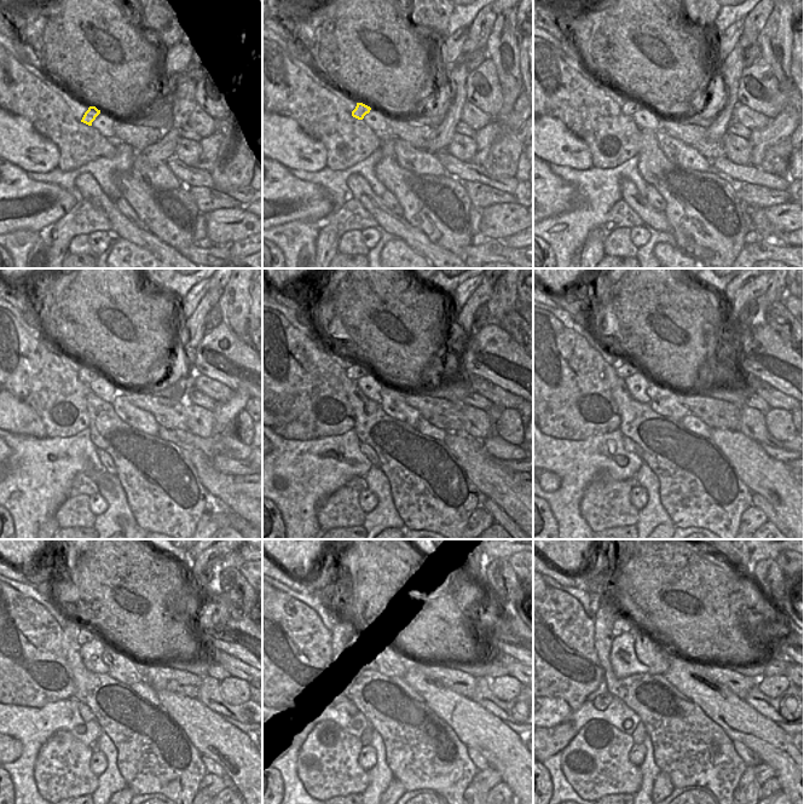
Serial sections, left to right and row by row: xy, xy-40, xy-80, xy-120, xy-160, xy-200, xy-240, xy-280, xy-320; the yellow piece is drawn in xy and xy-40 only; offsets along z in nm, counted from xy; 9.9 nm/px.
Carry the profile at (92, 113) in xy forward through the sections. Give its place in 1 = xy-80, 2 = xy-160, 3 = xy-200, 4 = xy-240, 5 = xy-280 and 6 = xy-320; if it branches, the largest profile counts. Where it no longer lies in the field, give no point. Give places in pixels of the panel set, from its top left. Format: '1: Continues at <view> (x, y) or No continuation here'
1: Continues at xy-80 (631, 105)
2: Continues at xy-160 (354, 371)
3: Continues at xy-200 (624, 369)
4: Continues at xy-240 (85, 635)
5: Continues at xy-280 (354, 631)
6: Continues at xy-320 (620, 625)

